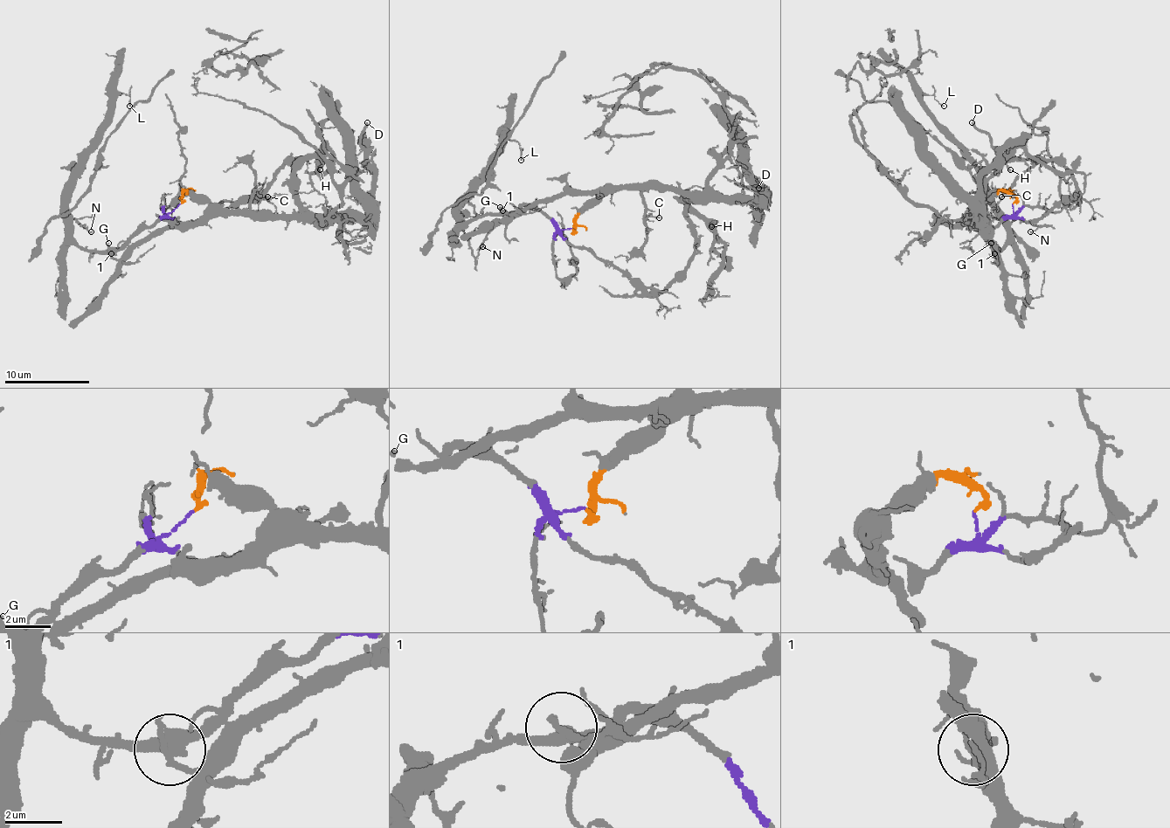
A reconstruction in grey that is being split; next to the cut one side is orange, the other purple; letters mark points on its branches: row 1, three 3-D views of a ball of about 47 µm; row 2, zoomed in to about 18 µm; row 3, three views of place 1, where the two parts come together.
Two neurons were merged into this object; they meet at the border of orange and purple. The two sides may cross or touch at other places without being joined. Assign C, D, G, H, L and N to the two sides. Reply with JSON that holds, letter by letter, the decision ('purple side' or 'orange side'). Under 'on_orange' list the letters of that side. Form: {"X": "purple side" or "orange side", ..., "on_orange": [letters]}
{"C": "orange side", "D": "orange side", "G": "orange side", "H": "orange side", "L": "purple side", "N": "purple side", "on_orange": ["C", "D", "G", "H"]}

